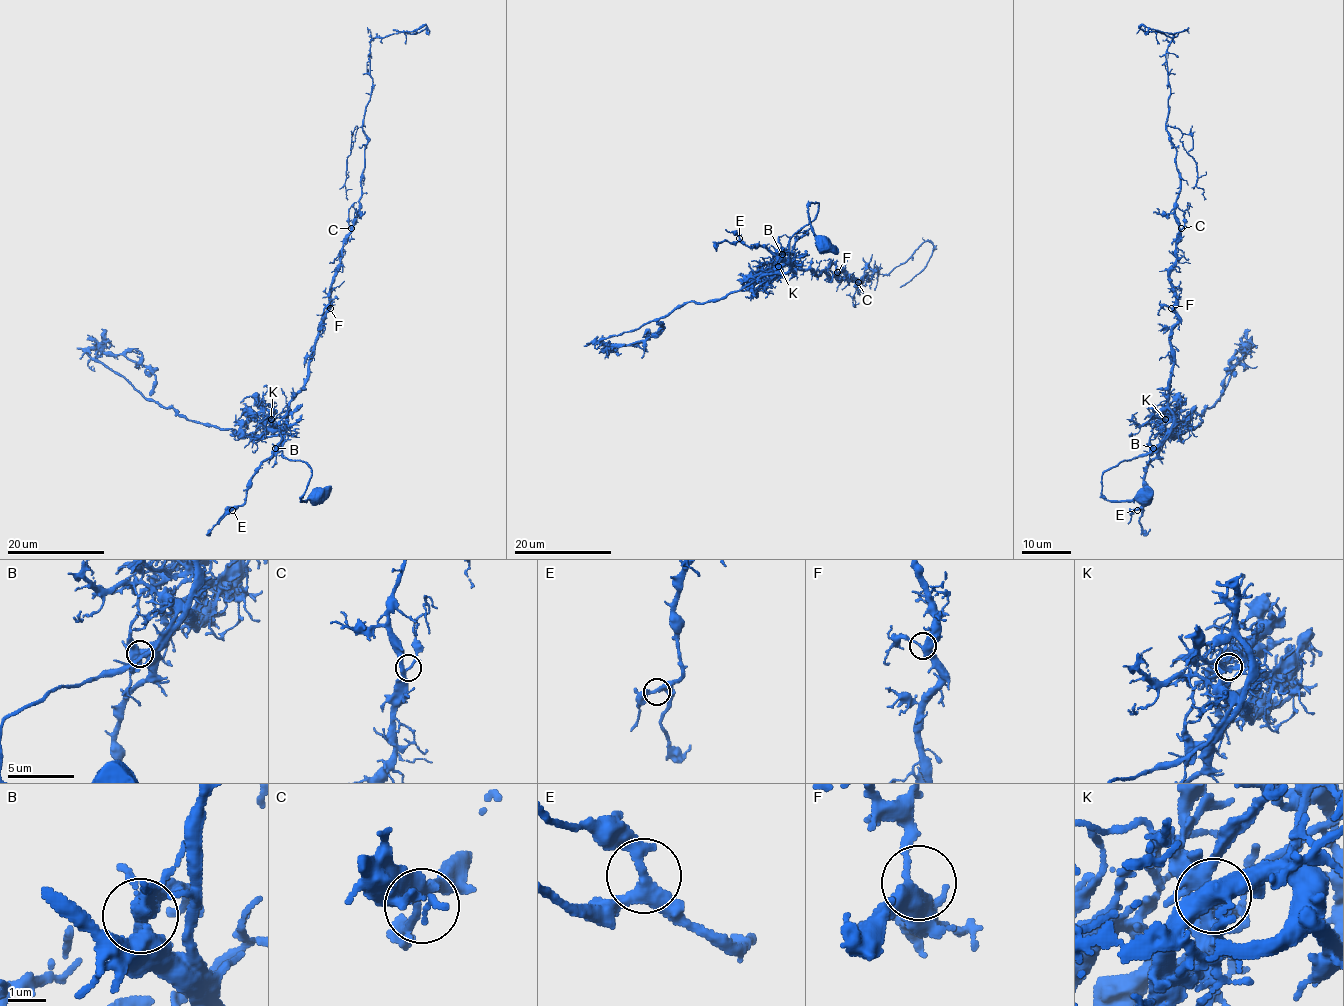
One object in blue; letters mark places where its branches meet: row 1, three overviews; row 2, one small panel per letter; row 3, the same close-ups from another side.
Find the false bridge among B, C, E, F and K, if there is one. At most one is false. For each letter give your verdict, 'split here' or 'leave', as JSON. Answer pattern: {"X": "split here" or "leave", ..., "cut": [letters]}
{"B": "split here", "C": "leave", "E": "leave", "F": "leave", "K": "leave", "cut": ["B"]}

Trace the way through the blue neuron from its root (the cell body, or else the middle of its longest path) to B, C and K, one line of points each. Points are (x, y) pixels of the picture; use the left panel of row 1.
B: (315, 497), (301, 500), (312, 473), (309, 467), (301, 461), (290, 461), (275, 448)
C: (315, 497), (301, 500), (312, 470), (282, 455), (281, 440), (288, 403), (307, 376), (342, 242), (351, 228)
K: (315, 497), (301, 500), (312, 470), (304, 462), (290, 461), (282, 455), (282, 437), (271, 419)

